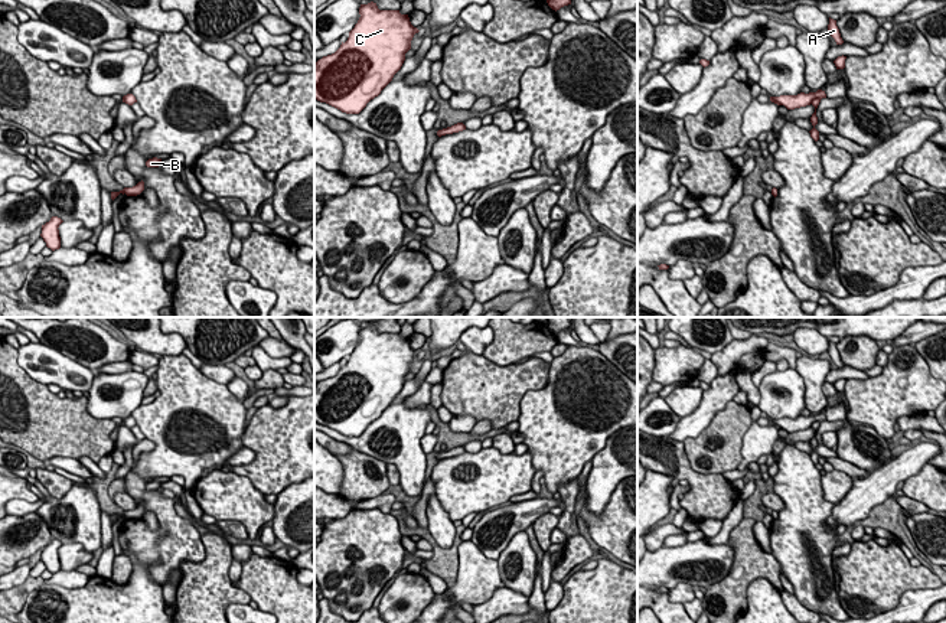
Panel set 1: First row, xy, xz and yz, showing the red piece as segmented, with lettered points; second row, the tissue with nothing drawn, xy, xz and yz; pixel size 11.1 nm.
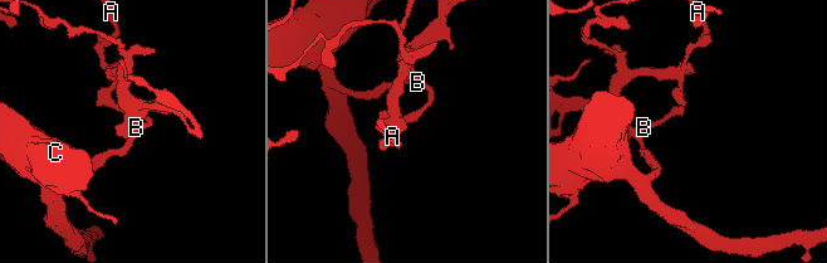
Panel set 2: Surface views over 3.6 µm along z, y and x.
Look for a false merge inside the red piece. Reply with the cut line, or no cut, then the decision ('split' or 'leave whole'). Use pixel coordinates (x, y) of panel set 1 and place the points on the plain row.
xz (446, 452), (449, 456) | split

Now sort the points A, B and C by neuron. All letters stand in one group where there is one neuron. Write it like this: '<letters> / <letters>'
A B / C

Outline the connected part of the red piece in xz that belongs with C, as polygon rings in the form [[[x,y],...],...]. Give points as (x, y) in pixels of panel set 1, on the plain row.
[[[376,326],[361,327],[359,343],[349,355],[348,363],[314,386],[314,423],[326,425],[342,436],[359,437],[378,420],[401,392],[411,363],[420,353],[399,333],[379,333]]]

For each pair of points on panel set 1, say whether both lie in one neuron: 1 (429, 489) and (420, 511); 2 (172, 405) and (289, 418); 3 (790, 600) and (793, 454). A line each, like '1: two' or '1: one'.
1: one
2: two
3: two

